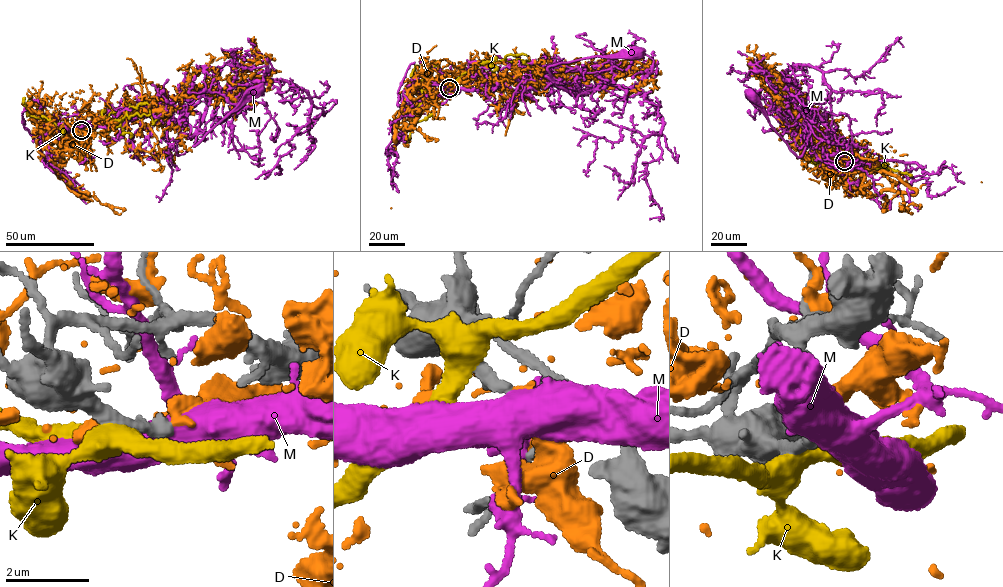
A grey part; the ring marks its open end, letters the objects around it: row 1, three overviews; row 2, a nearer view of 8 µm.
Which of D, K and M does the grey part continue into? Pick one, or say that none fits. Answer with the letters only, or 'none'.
none

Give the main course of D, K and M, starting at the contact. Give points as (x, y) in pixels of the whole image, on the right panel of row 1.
D: (844, 161), (895, 174), (915, 193), (848, 186), (845, 168), (798, 132), (785, 95), (755, 67)
K: (844, 162), (815, 163), (808, 158), (793, 130), (797, 146), (805, 132), (803, 123), (810, 121)
M: (844, 161), (835, 145), (813, 131), (805, 103), (809, 128), (806, 146), (807, 142), (798, 156), (752, 96)

